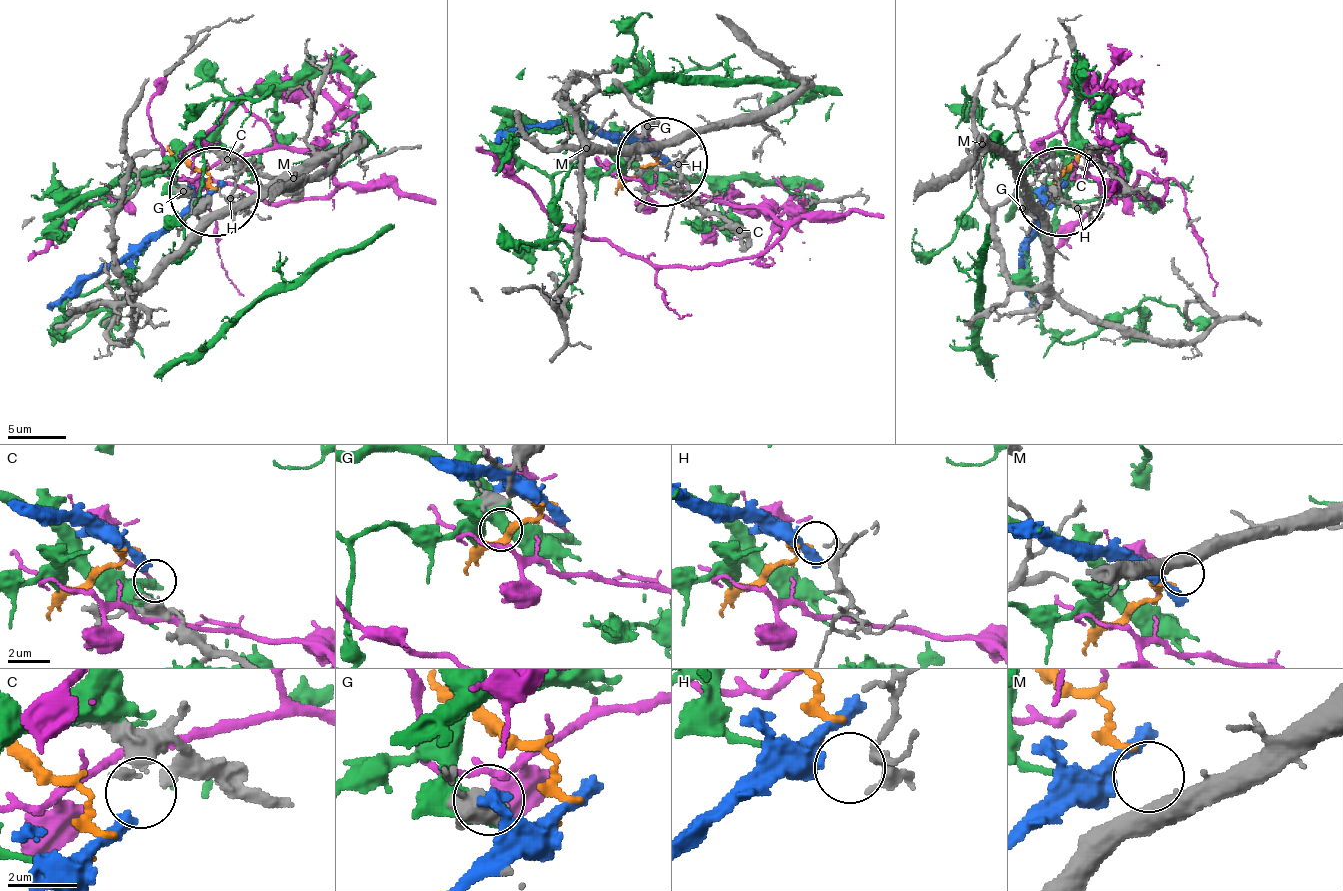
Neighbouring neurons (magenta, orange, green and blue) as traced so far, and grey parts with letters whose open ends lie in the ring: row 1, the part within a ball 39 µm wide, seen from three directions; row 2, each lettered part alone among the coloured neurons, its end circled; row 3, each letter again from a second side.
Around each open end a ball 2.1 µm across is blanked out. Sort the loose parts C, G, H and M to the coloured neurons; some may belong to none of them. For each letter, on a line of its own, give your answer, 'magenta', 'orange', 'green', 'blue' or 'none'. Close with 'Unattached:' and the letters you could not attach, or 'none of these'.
C: blue
G: magenta
H: none
M: orange
Unattached: H

